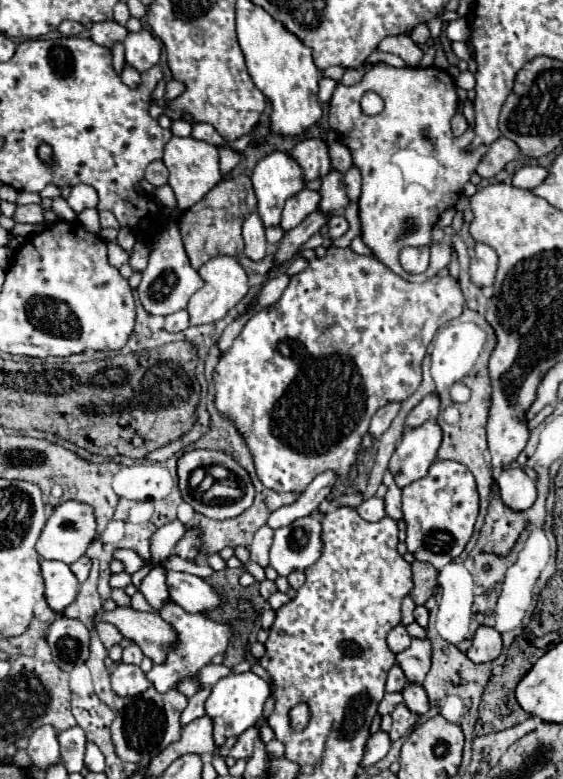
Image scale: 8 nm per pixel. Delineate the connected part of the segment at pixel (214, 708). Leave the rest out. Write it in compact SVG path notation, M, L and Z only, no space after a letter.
M245 671L239 675L231 673L231 675L223 677L217 685L213 685L211 695L205 701L205 711L213 721L215 745L225 745L227 737L241 735L249 727L253 727L257 723L257 719L263 715L263 705L265 705L269 695L271 695L269 683L251 671Z

